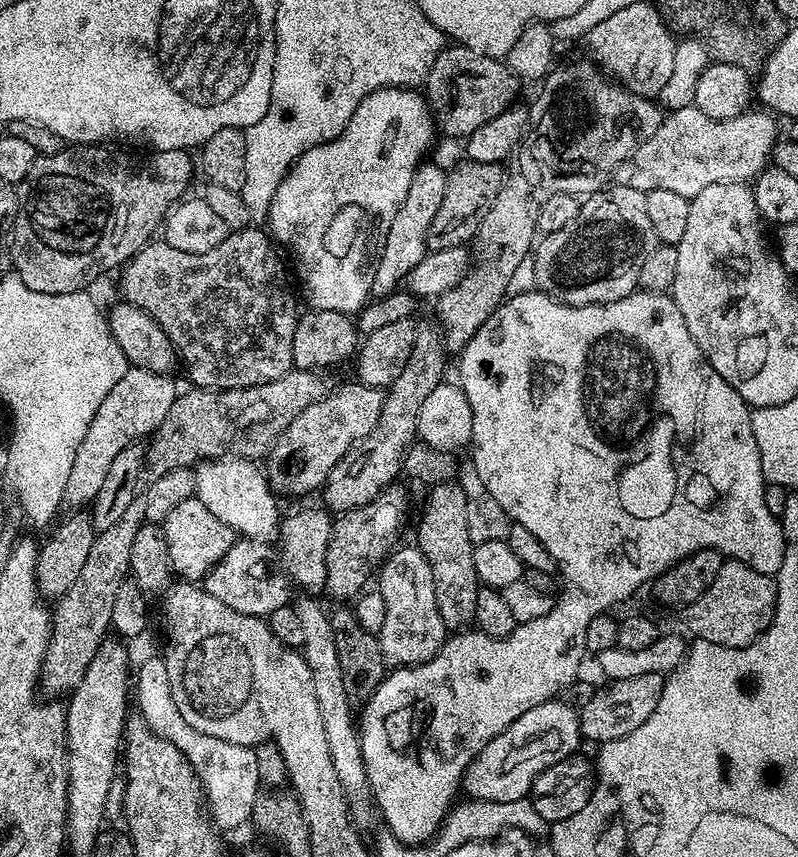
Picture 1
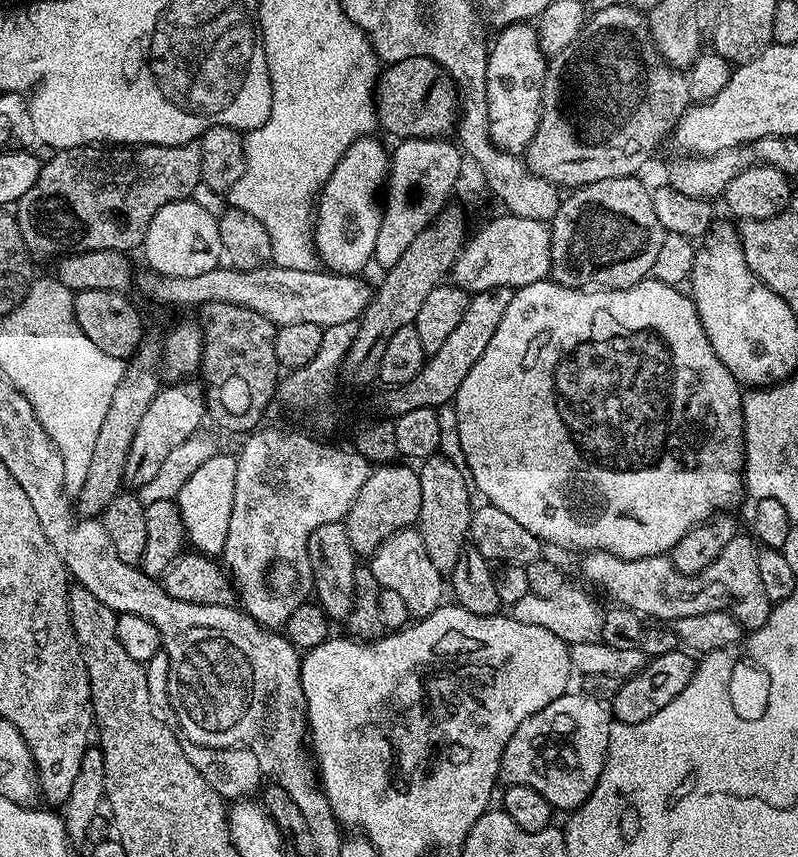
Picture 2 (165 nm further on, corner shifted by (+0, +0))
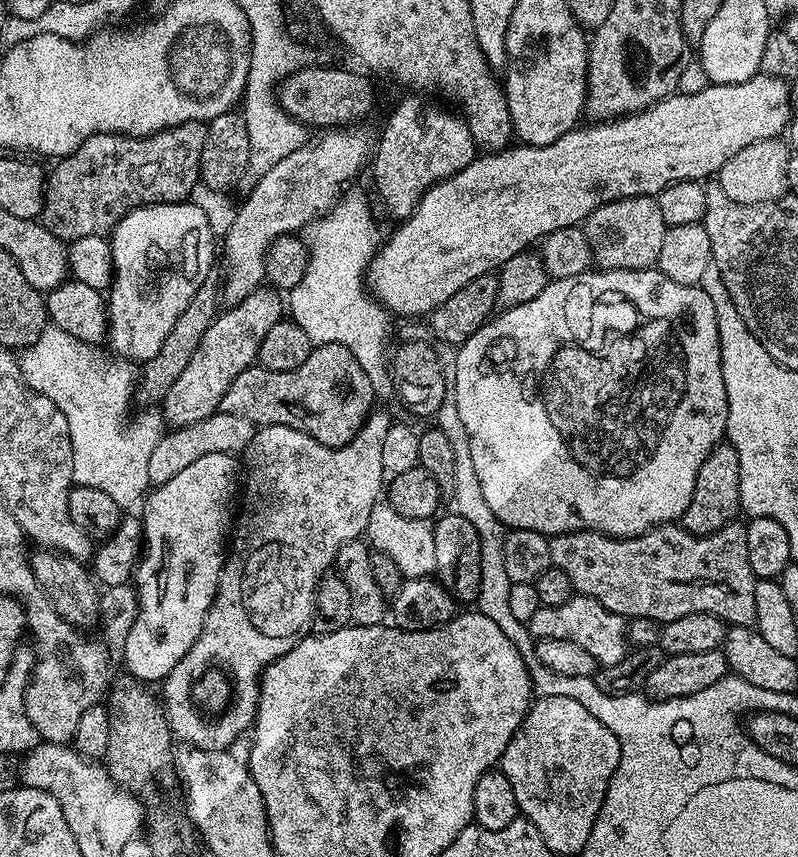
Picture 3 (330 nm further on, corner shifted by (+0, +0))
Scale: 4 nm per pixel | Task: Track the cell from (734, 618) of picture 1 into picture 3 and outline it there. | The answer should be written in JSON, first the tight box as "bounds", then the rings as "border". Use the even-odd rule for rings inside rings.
{"bounds":[549,522,757,627],"border":[[[733,522],[709,536],[690,534],[679,523],[660,524],[640,536],[604,536],[601,532],[563,532],[549,539],[551,567],[567,574],[573,589],[581,596],[596,600],[606,610],[625,618],[637,616],[657,620],[662,626],[685,614],[714,614],[728,626],[753,627],[754,586],[757,578],[750,570],[746,550],[746,527]]]}

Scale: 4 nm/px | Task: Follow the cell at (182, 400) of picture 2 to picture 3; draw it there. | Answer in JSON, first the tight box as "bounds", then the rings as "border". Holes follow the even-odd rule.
{"bounds":[162,286,285,429],"border":[[[268,286],[254,289],[250,295],[242,298],[242,302],[238,302],[238,306],[224,308],[210,330],[202,334],[202,342],[198,342],[198,350],[194,350],[190,363],[182,370],[182,374],[178,374],[174,386],[170,386],[164,395],[162,415],[165,425],[169,429],[194,426],[194,422],[202,422],[202,418],[210,418],[215,414],[222,402],[222,394],[230,390],[230,382],[234,382],[242,370],[257,363],[258,346],[262,346],[266,330],[271,330],[285,312],[281,293]]]}

